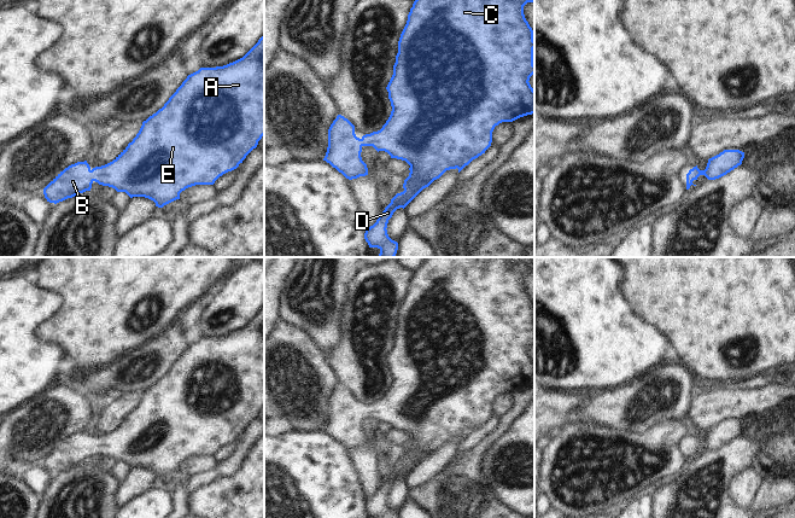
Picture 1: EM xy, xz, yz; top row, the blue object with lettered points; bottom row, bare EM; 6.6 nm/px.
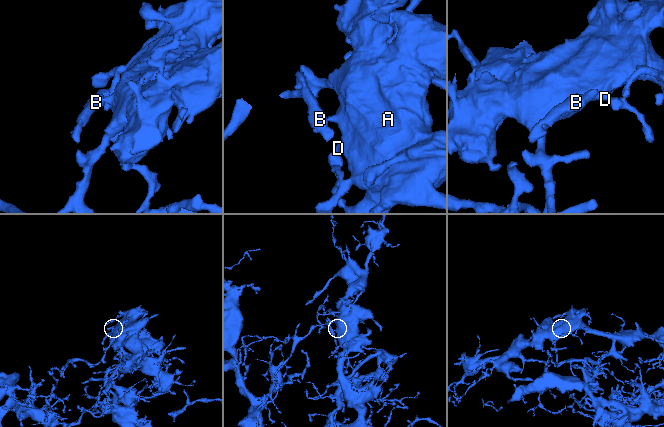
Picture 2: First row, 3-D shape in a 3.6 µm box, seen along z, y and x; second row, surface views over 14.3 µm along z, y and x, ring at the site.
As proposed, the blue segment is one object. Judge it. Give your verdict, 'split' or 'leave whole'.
leave whole

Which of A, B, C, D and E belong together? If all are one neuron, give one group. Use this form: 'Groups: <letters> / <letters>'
Groups: A B C D E.

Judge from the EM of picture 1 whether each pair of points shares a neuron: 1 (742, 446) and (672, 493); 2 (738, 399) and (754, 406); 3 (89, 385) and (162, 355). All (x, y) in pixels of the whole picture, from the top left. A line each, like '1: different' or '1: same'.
1: same
2: same
3: same

